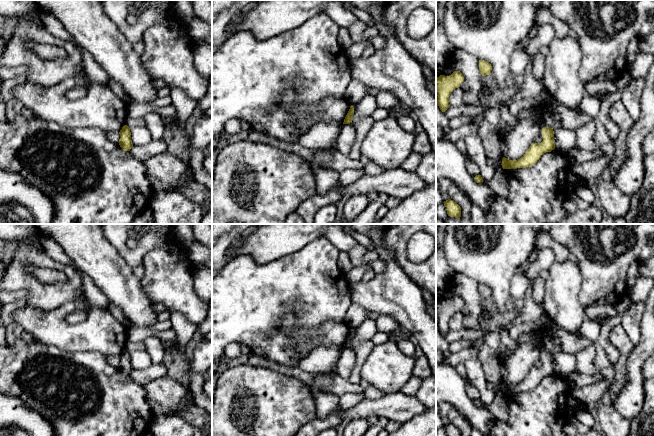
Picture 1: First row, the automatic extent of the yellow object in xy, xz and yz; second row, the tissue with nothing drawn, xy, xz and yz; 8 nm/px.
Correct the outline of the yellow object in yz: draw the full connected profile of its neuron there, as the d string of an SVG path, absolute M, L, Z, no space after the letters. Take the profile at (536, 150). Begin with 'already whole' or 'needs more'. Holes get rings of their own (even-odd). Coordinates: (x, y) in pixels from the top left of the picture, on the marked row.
already whole; M543 127L542 128L543 141L541 143L532 143L525 154L517 160L509 160L505 157L502 158L503 169L517 169L526 168L535 165L535 163L541 158L546 152L551 152L555 149L554 144L554 131L553 128Z

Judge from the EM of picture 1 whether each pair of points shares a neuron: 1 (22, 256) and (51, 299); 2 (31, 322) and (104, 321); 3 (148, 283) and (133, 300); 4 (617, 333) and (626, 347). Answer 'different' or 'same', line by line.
1: same
2: same
3: different
4: same

